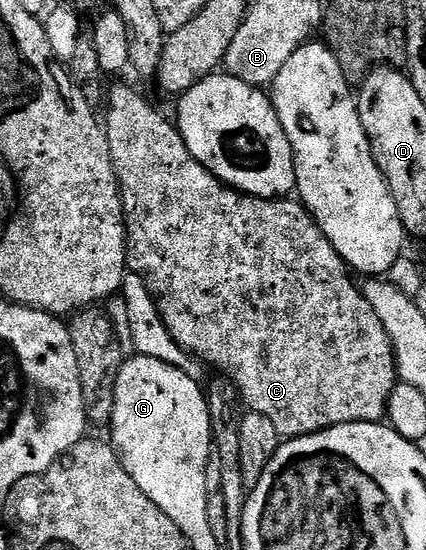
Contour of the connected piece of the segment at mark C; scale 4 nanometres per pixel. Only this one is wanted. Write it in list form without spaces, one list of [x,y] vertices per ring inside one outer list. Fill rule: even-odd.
[[[110,85],[105,94],[105,104],[104,128],[118,190],[122,193],[122,214],[126,216],[126,268],[129,272],[140,275],[144,287],[148,287],[158,306],[164,327],[168,327],[172,339],[180,343],[185,353],[197,357],[211,370],[218,369],[214,371],[227,377],[242,396],[243,406],[249,412],[265,415],[276,426],[279,438],[306,437],[310,433],[319,433],[357,421],[385,422],[390,396],[394,386],[399,384],[394,348],[388,339],[388,331],[384,331],[384,325],[380,323],[380,319],[376,319],[376,311],[372,311],[372,303],[368,303],[363,295],[359,282],[353,281],[355,278],[345,259],[339,255],[336,247],[332,247],[332,243],[328,243],[314,218],[307,213],[306,206],[294,199],[248,197],[237,189],[223,185],[191,155],[177,124],[171,118],[169,121],[164,114],[157,113],[132,86]]]

